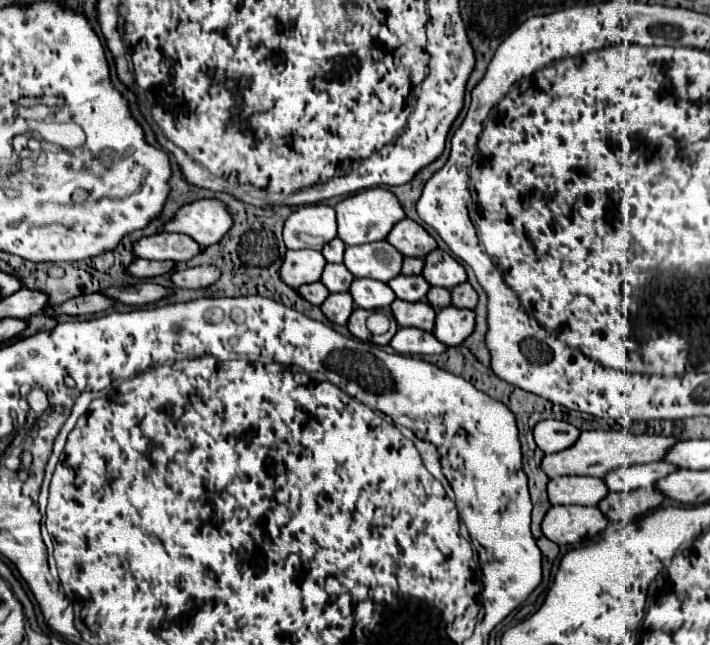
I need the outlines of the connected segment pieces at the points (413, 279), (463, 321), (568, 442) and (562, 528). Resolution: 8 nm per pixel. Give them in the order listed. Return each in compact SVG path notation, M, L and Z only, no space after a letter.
M397 276L389 282L389 288L395 292L397 298L407 300L407 302L419 302L425 298L429 284L421 280L423 276Z
M447 306L447 308L437 310L433 334L445 346L457 346L473 332L473 328L475 328L473 310L461 310L455 306Z
M541 420L533 428L533 440L545 454L561 452L575 444L579 438L579 430L561 420Z
M551 506L541 522L541 532L551 542L575 544L597 536L607 526L607 518L597 506Z

